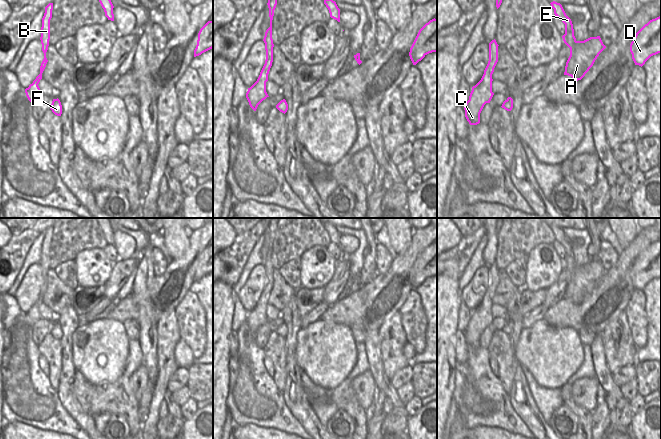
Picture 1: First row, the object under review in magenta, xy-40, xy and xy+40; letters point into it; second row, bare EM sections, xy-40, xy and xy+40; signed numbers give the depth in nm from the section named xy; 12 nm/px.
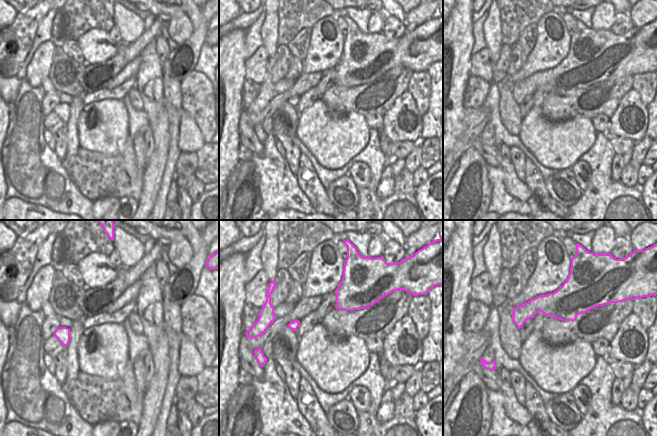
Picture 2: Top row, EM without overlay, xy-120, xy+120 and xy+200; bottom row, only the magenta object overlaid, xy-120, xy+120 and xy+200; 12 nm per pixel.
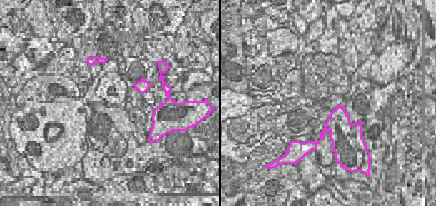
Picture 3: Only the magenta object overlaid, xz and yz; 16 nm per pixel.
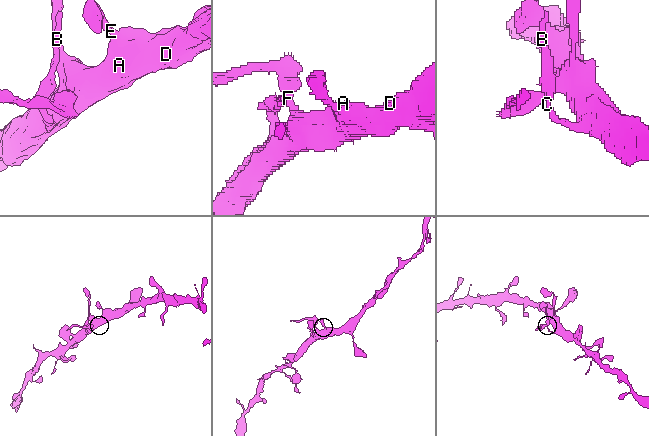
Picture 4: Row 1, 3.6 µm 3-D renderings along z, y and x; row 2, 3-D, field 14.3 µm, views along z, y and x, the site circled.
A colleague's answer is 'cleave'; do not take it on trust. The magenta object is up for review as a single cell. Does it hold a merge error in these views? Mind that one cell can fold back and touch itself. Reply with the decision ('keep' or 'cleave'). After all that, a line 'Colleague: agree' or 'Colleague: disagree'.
cleave
Colleague: agree

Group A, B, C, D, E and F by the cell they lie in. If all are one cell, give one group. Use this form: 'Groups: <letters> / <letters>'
Groups: A B C D E / F

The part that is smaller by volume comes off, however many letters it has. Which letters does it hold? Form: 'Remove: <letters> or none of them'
Remove: F

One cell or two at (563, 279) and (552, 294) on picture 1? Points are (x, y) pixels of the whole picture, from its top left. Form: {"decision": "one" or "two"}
{"decision": "one"}

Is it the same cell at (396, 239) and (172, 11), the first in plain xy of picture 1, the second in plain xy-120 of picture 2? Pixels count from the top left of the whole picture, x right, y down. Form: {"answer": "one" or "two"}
{"answer": "two"}

